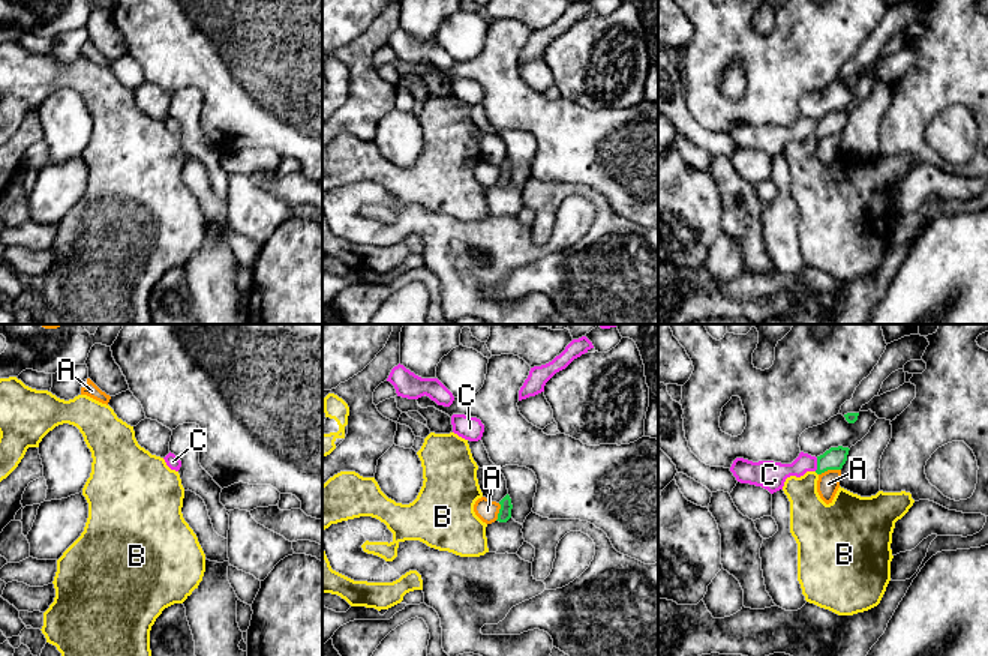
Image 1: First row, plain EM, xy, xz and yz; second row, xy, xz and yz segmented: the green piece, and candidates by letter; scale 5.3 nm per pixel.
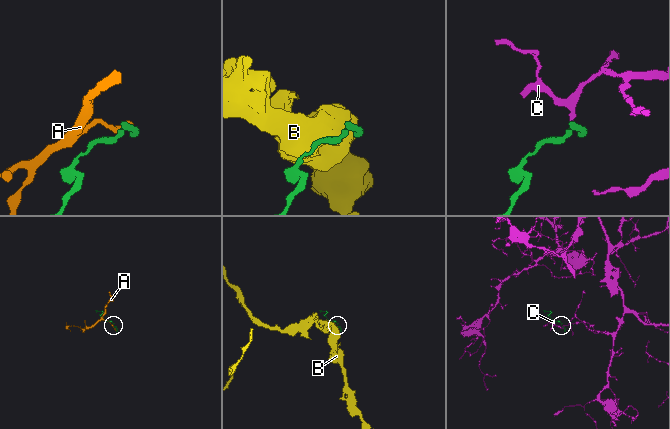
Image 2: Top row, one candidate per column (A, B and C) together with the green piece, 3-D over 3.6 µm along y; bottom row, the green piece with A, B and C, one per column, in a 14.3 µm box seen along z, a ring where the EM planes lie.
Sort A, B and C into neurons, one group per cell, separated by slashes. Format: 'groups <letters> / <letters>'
groups A / B / C

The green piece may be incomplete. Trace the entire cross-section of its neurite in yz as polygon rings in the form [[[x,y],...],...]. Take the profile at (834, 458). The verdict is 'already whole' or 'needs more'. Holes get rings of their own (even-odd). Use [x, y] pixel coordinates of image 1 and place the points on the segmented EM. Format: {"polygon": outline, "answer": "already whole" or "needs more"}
{"polygon": [[[831,447],[820,456],[811,456],[801,452],[792,464],[774,461],[753,462],[744,458],[736,458],[730,471],[741,483],[750,483],[768,489],[771,494],[783,489],[784,482],[790,476],[801,477],[807,471],[822,474],[828,470],[841,470],[847,461],[849,447]]], "answer": "needs more"}

